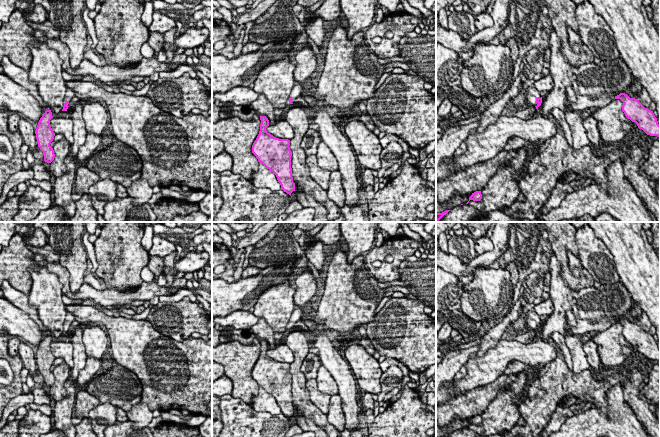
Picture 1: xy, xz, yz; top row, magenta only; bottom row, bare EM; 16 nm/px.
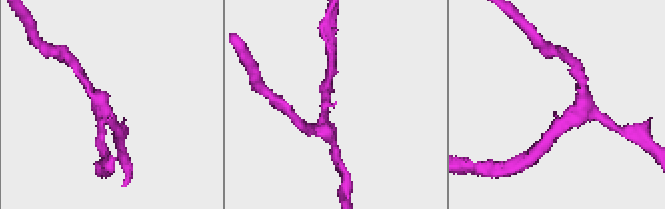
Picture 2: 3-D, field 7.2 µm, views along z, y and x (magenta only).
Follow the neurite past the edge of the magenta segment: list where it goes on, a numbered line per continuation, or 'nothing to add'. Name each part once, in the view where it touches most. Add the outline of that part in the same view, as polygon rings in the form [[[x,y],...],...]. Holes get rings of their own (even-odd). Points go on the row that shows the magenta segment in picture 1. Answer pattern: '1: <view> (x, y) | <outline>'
1: yz (532, 93) | [[[527,86],[525,90],[528,102],[533,106],[537,106],[538,103],[536,104],[535,101],[537,97],[541,98],[540,92],[534,86]]]

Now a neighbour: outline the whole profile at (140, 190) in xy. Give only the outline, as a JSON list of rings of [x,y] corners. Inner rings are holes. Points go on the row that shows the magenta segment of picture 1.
[[[137,179],[132,182],[131,186],[126,188],[128,196],[132,197],[133,203],[144,204],[148,203],[153,195],[152,187],[146,179]]]

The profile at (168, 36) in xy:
[[[174,27],[170,31],[164,33],[164,45],[163,45],[163,51],[166,53],[166,58],[168,60],[172,60],[175,56],[175,52],[177,49],[172,50],[170,46],[174,43],[174,36],[177,32],[177,27]]]

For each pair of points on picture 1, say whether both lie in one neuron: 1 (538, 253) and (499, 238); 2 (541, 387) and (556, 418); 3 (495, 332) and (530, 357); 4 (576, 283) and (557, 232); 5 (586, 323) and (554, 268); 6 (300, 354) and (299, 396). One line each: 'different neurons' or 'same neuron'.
1: different neurons
2: different neurons
3: different neurons
4: same neuron
5: same neuron
6: same neuron

